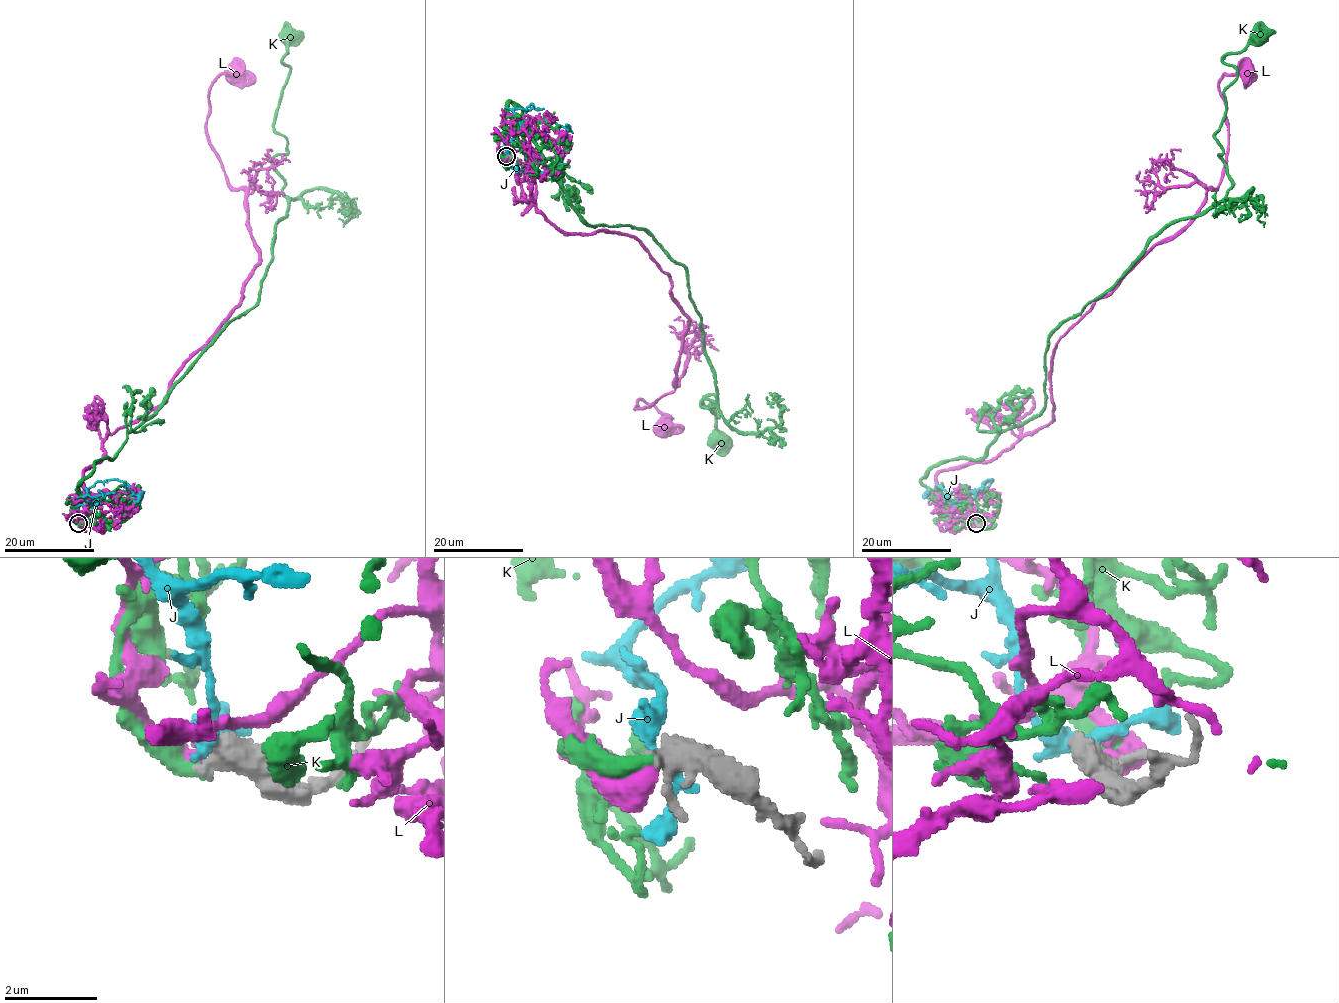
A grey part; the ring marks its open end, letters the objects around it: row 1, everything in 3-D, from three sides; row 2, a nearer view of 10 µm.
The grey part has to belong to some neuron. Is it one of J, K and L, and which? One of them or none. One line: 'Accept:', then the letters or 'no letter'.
Accept: K

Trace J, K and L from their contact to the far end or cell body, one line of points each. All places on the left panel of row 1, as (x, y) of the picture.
J: (79, 521), (71, 500), (97, 482), (123, 481), (134, 490), (131, 501), (137, 501), (121, 484)
K: (79, 524), (72, 506), (94, 465), (257, 303), (286, 214), (272, 162), (286, 152), (274, 116), (290, 38)
L: (79, 524), (68, 498), (103, 440), (164, 401), (259, 262), (209, 141), (211, 84), (234, 72)

